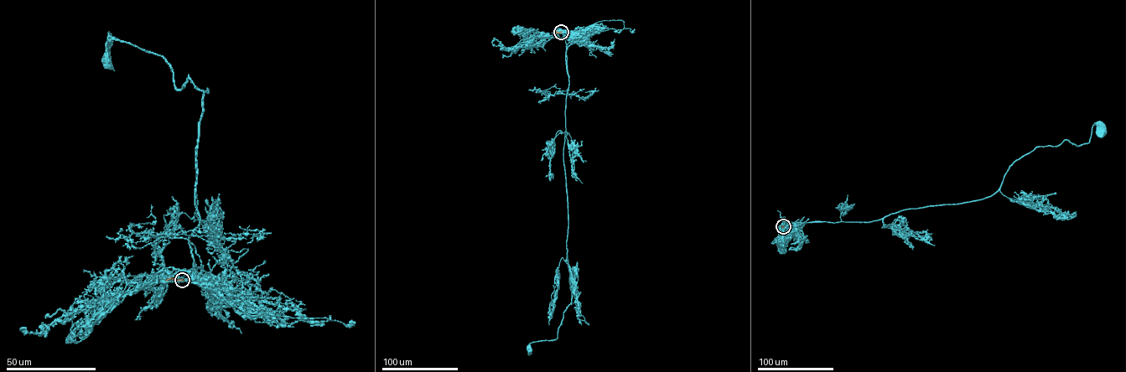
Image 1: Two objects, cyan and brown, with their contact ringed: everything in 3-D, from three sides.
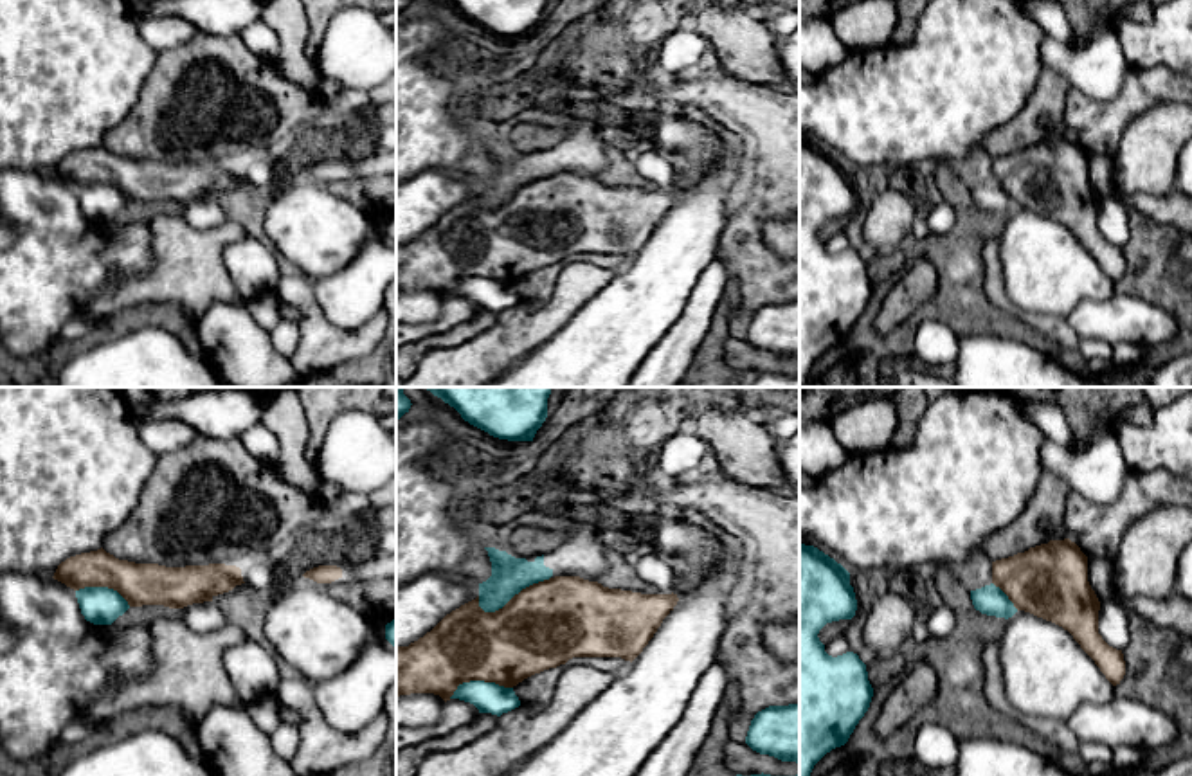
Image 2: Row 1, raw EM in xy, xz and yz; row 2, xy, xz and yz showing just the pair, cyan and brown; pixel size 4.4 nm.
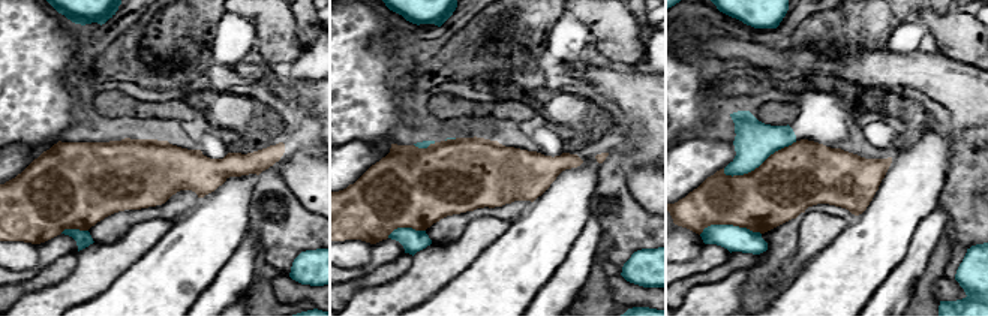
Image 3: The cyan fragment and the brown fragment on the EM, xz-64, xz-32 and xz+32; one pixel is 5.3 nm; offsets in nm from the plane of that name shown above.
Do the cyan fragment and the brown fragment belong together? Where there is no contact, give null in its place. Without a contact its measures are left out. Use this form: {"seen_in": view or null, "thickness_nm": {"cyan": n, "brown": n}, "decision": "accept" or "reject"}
{"seen_in": "xz", "thickness_nm": {"cyan": 170, "brown": 380}, "decision": "reject"}

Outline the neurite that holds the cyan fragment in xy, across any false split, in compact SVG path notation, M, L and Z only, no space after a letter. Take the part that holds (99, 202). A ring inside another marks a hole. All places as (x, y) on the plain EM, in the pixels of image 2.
M108 184L79 185L76 187L76 194L81 211L94 221L112 221L130 205L128 198L117 187Z

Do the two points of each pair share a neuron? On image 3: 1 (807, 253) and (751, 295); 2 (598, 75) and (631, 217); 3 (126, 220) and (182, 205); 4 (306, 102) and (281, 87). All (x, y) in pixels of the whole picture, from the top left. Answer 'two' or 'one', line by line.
1: two
2: one
3: one
4: one

